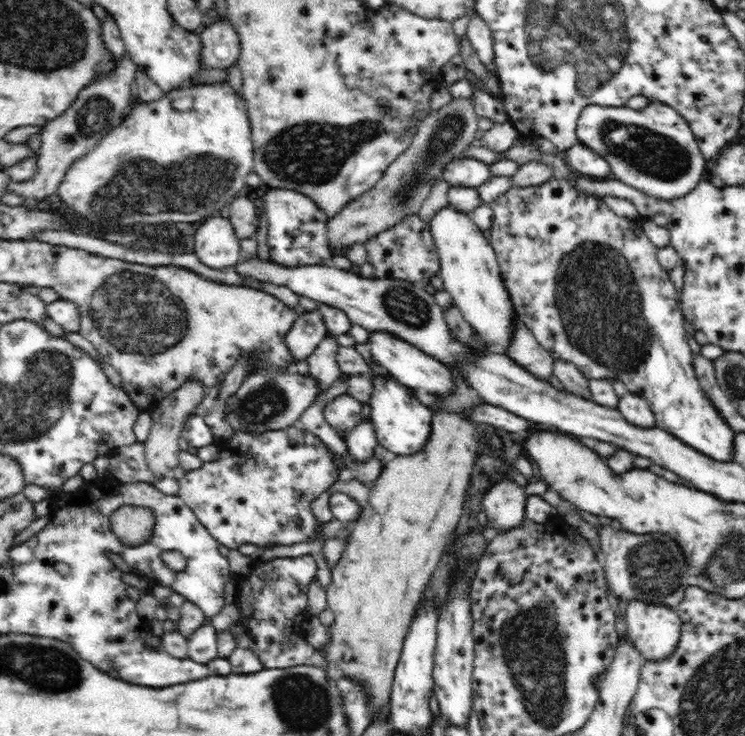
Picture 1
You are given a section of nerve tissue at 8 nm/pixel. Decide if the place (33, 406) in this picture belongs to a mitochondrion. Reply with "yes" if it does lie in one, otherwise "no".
yes

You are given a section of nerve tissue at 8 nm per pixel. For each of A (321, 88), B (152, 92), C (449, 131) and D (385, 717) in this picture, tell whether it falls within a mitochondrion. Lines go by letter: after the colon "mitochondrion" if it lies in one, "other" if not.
A: other
B: other
C: mitochondrion
D: other

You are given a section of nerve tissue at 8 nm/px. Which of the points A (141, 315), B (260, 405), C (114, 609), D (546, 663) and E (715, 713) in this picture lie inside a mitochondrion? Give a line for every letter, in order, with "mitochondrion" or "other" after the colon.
A: mitochondrion
B: mitochondrion
C: other
D: mitochondrion
E: mitochondrion

